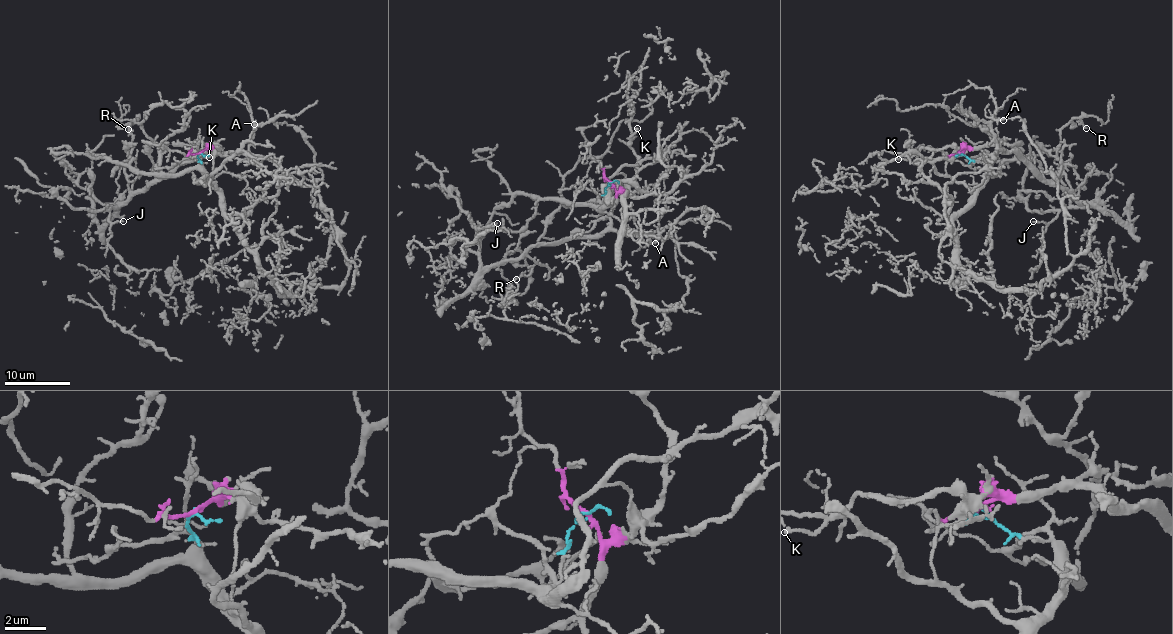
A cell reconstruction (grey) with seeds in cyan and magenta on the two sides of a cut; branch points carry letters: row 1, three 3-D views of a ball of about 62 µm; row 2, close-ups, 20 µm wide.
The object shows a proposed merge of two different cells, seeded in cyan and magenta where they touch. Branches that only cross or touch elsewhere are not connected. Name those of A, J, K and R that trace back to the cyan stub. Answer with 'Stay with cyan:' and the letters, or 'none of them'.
Stay with cyan: none of them

